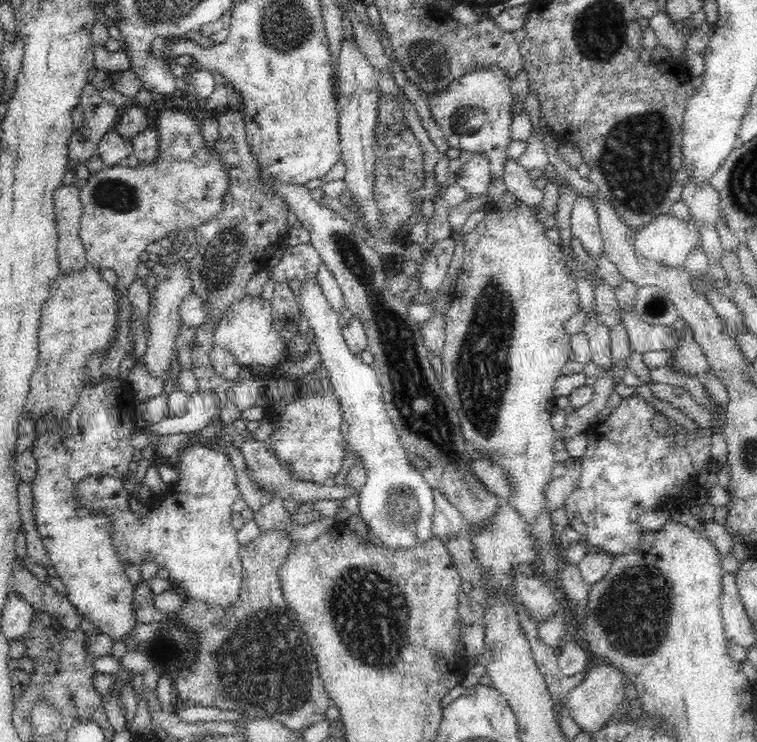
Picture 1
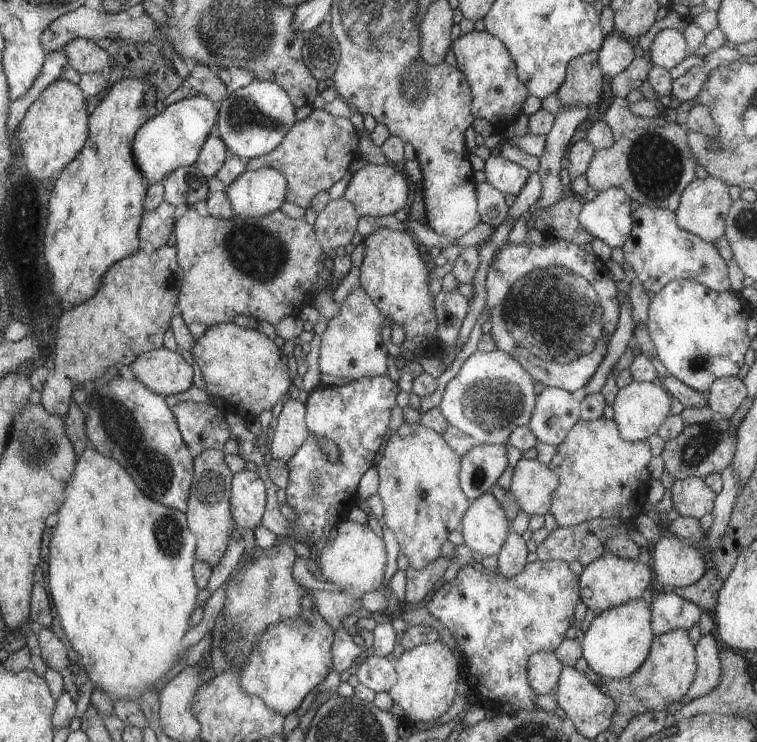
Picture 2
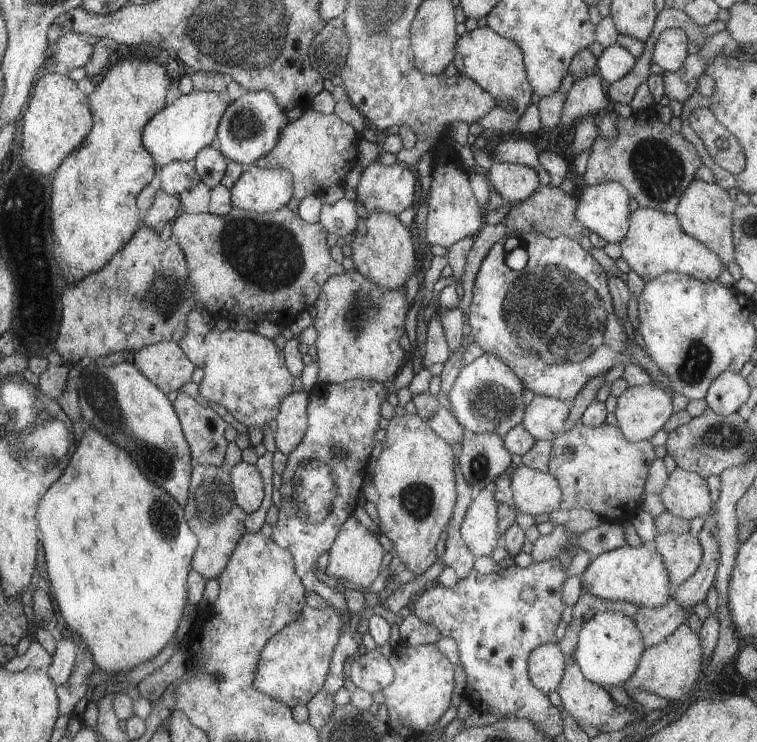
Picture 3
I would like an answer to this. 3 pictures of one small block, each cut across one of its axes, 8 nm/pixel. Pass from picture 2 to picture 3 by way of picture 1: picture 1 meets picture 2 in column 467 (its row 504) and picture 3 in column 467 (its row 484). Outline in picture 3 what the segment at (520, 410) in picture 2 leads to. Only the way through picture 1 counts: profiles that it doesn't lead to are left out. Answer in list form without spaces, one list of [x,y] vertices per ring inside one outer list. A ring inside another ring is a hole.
[[[484,353],[460,369],[448,400],[453,416],[465,430],[473,433],[494,433],[506,435],[511,428],[522,424],[526,418],[526,406],[522,399],[525,390],[523,381],[500,357]]]

